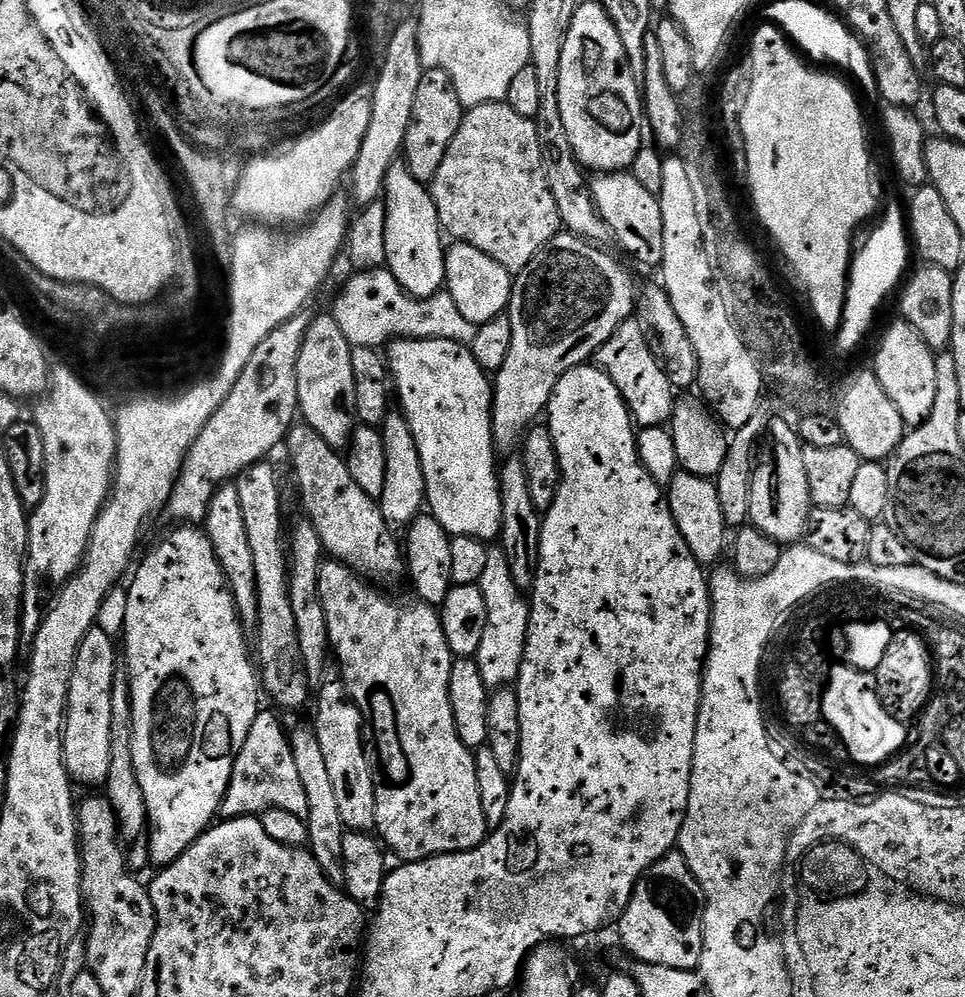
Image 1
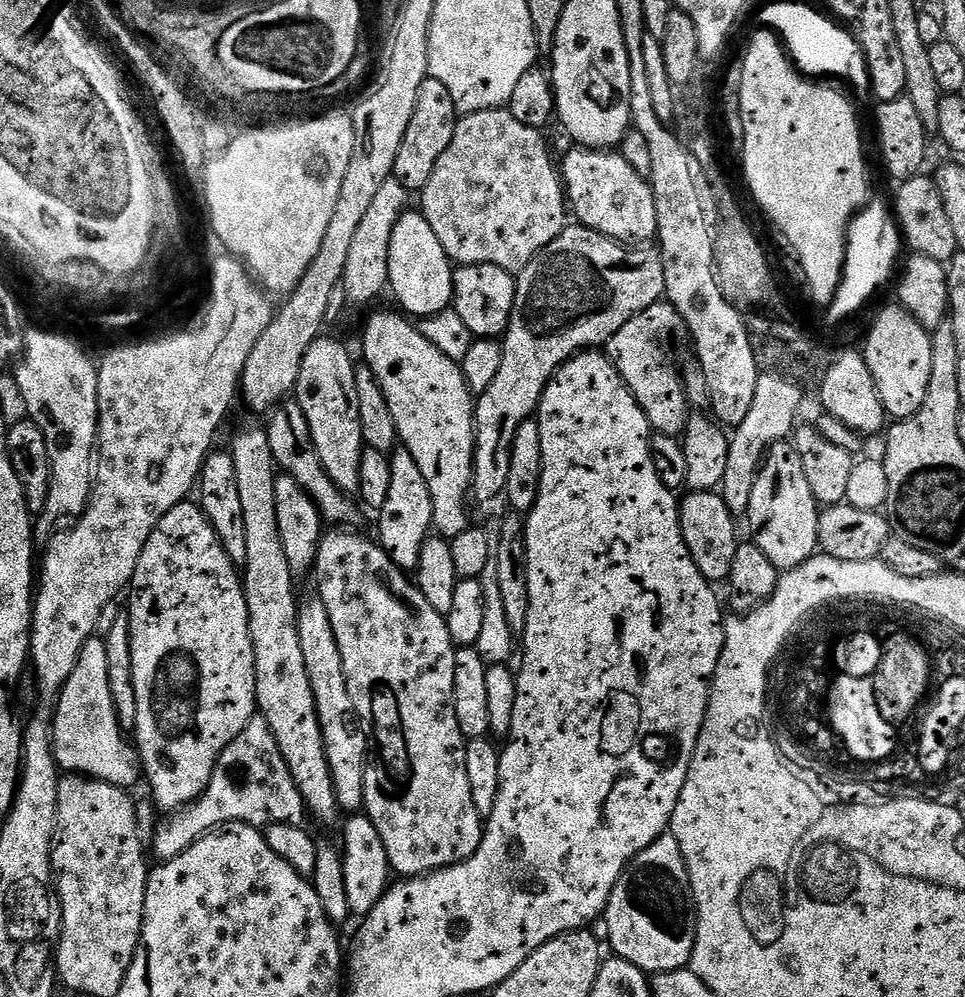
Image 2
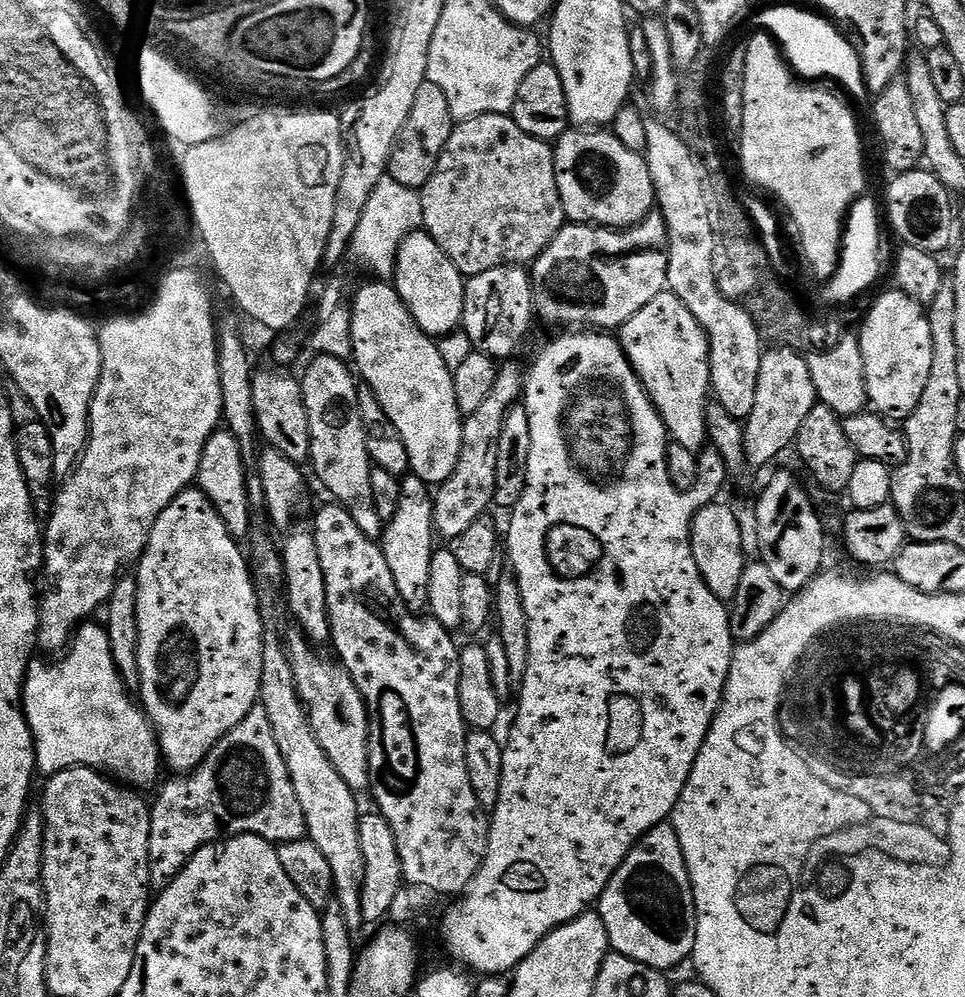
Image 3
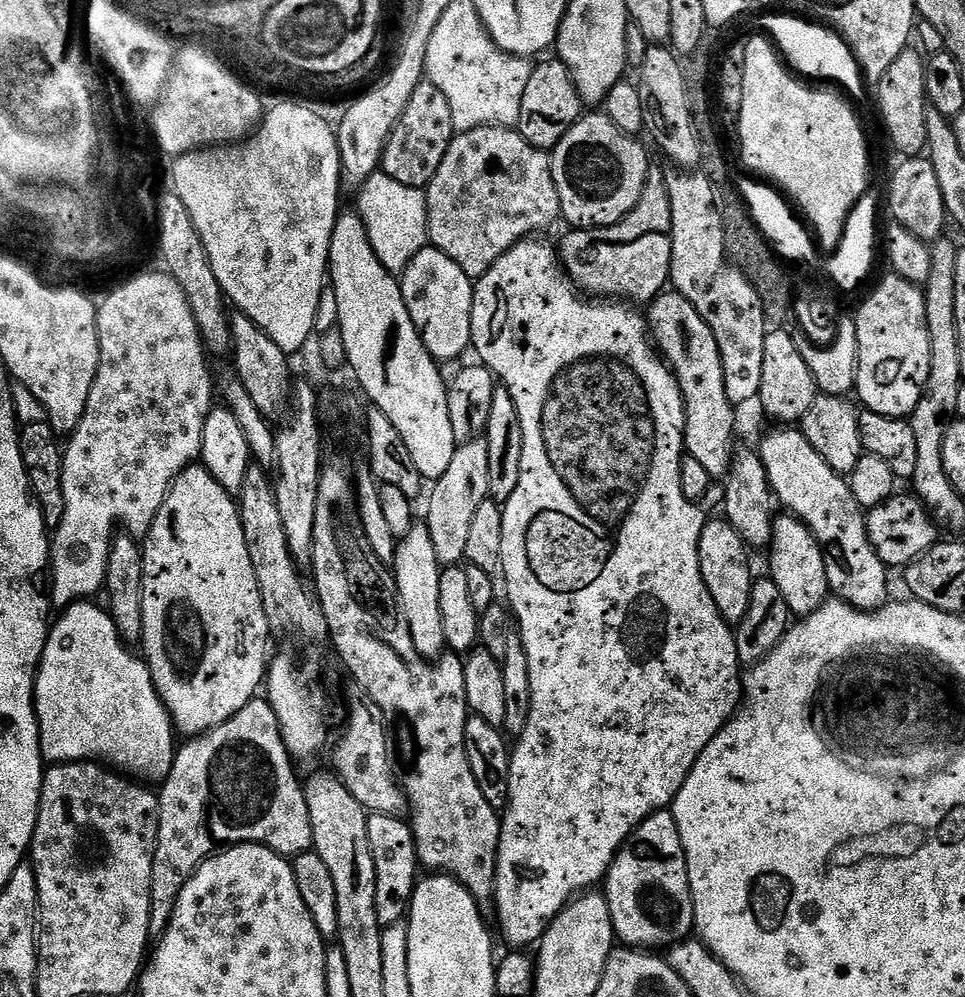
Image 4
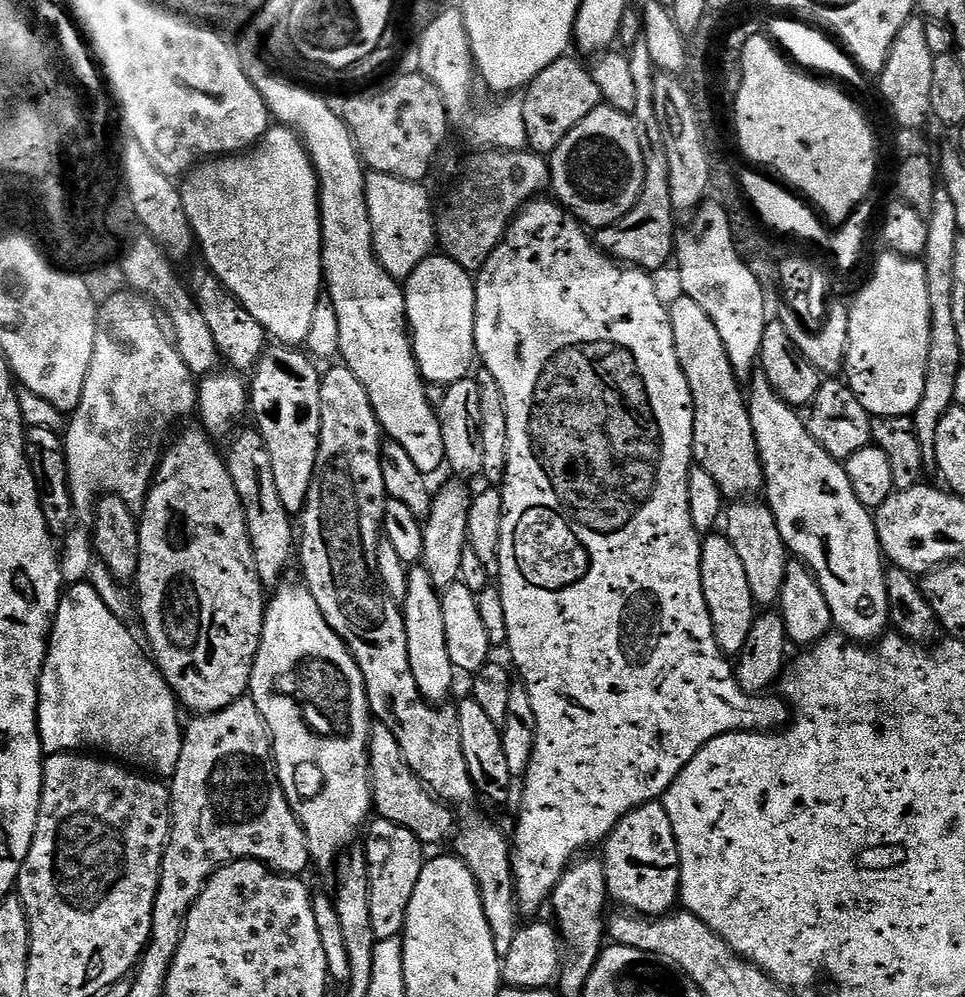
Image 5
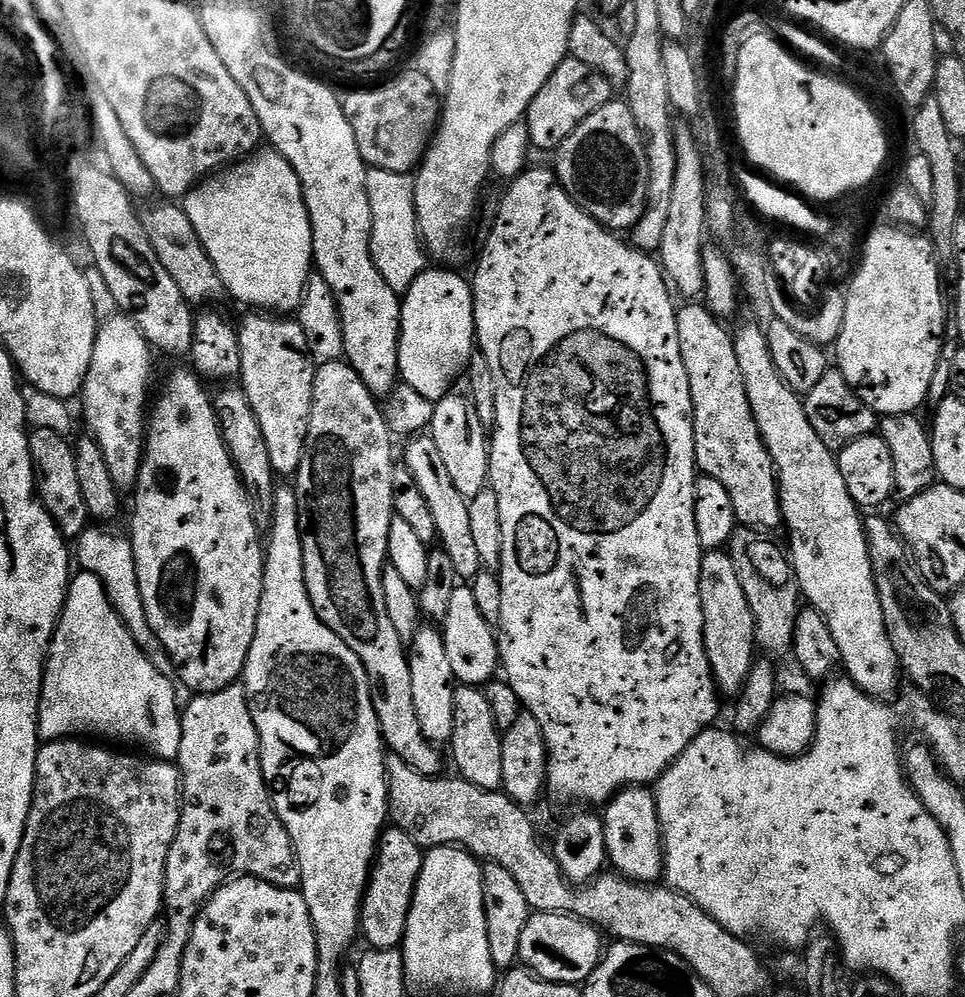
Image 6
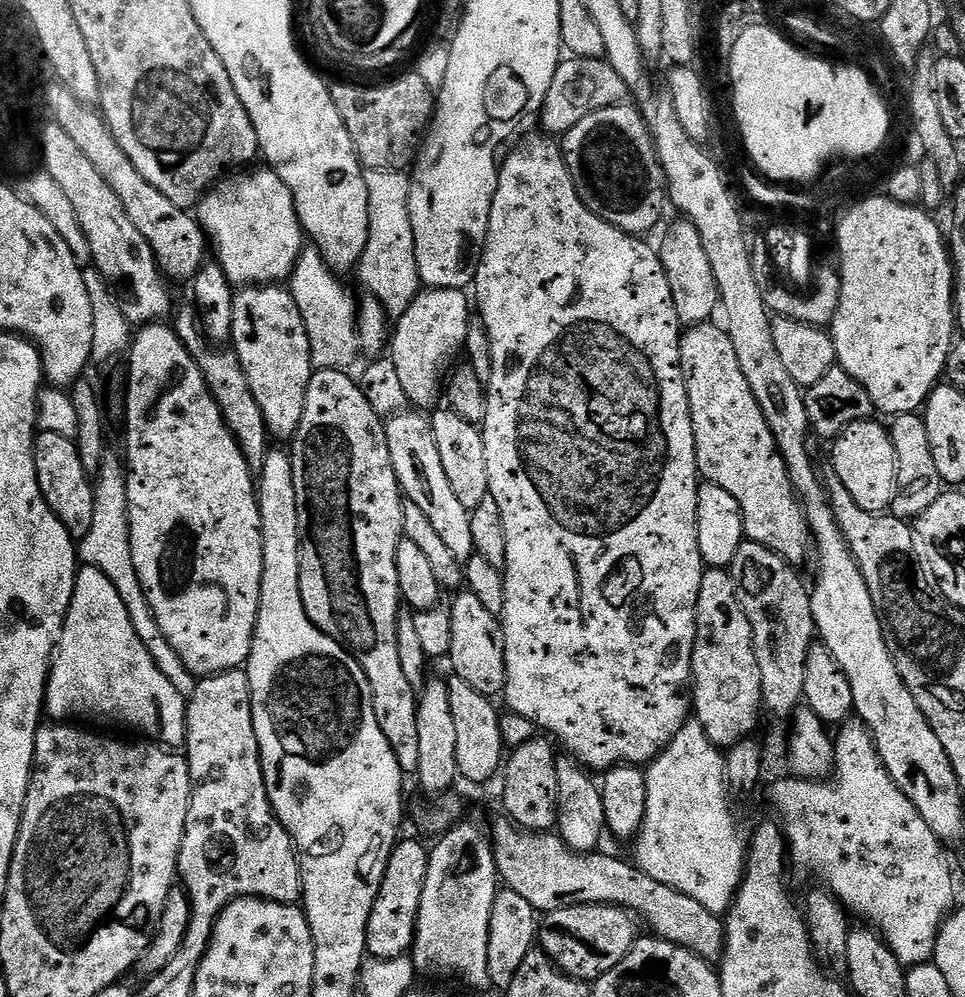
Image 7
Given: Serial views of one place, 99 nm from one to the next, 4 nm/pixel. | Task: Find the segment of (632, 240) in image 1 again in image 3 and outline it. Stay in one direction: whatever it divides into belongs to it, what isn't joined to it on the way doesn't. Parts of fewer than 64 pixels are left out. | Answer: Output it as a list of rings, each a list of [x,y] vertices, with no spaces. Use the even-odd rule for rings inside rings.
[[[569,130],[555,141],[554,170],[564,215],[571,223],[627,230],[656,208],[656,191],[641,153],[622,146],[610,130]]]

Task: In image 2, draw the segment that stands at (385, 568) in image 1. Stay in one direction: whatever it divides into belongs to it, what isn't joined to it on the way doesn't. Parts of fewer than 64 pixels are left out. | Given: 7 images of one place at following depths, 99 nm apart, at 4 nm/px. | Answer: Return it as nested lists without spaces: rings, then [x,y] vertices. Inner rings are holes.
[[[295,402],[277,404],[267,417],[266,427],[270,438],[270,450],[274,450],[277,469],[283,475],[294,478],[298,482],[298,486],[302,486],[302,490],[306,490],[306,494],[310,494],[310,498],[318,506],[321,516],[329,525],[356,526],[360,520],[361,509],[349,493],[343,492],[332,481],[330,474],[322,466],[322,458],[318,458],[310,434],[310,422],[306,422],[306,414],[302,414],[302,406]]]

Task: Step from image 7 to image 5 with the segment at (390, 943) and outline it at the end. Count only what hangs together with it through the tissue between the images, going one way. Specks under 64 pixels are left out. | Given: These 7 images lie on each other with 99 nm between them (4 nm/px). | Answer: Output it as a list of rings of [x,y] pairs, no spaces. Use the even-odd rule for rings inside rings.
[[[381,818],[373,819],[367,825],[363,840],[362,847],[370,874],[370,926],[374,926],[377,940],[400,936],[407,920],[410,898],[426,861],[425,845],[405,826]]]

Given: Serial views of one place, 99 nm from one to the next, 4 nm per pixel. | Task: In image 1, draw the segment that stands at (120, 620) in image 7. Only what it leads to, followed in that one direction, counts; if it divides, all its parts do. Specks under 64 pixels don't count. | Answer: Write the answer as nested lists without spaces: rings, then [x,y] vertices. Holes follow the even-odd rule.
[[[94,627],[88,631],[86,638],[82,638],[82,646],[78,646],[78,662],[74,662],[74,678],[70,682],[68,719],[64,721],[64,764],[68,767],[69,777],[77,785],[103,785],[110,774],[110,690],[118,663],[118,644],[102,628]]]

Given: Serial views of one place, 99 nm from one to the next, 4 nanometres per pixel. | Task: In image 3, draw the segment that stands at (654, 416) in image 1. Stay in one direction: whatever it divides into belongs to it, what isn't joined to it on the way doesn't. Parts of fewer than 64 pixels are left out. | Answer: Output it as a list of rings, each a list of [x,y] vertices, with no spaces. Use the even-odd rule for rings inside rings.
[[[665,290],[658,298],[646,302],[630,322],[620,327],[618,339],[662,418],[669,441],[699,453],[709,443],[706,410],[710,403],[712,375],[708,335],[698,318],[690,314],[682,298]]]

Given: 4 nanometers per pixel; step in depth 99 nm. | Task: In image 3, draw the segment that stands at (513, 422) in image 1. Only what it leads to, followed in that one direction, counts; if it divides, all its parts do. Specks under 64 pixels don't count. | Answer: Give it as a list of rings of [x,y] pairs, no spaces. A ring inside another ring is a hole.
[[[653,210],[649,216],[627,230],[617,230],[615,228],[601,228],[590,224],[565,223],[564,229],[546,246],[546,250],[534,261],[530,268],[532,277],[532,307],[535,315],[540,315],[548,324],[561,324],[564,330],[619,330],[623,324],[630,322],[646,302],[658,298],[658,294],[665,292],[668,286],[668,227],[666,222],[660,217],[659,211]],[[516,364],[503,365],[494,382],[494,390],[482,401],[482,407],[474,414],[463,417],[462,450],[458,454],[458,466],[444,484],[435,489],[432,505],[436,536],[445,536],[448,542],[458,538],[480,516],[485,515],[494,498],[494,478],[498,478],[498,438],[502,438],[502,422],[506,414],[521,399],[525,373]]]

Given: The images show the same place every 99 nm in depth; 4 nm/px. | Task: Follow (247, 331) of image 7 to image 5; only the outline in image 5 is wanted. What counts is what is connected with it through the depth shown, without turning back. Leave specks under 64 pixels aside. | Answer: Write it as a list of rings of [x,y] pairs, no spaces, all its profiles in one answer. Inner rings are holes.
[[[272,346],[256,363],[250,376],[250,416],[256,419],[254,427],[262,434],[270,450],[274,483],[282,498],[282,506],[293,514],[304,511],[306,494],[310,494],[310,478],[314,478],[314,462],[318,462],[322,426],[322,372],[315,366],[313,357],[299,347]]]

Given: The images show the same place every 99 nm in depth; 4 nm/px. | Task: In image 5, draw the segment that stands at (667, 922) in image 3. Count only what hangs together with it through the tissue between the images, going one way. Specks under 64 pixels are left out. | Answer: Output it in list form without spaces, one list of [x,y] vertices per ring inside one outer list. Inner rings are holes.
[[[663,803],[643,804],[623,816],[604,841],[602,851],[608,895],[615,903],[616,900],[620,903],[621,909],[638,916],[659,918],[669,915],[677,907],[680,899],[680,855],[674,826],[670,826],[670,814],[666,814]]]

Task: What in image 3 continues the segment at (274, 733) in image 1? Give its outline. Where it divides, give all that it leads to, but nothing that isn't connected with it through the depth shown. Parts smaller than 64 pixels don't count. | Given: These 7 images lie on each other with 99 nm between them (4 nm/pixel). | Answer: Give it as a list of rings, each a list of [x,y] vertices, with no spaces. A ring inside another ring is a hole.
[[[259,706],[252,708],[250,714],[246,714],[246,718],[242,722],[238,722],[238,726],[234,726],[234,730],[230,730],[216,743],[214,750],[210,750],[210,754],[206,754],[206,758],[196,769],[187,774],[177,775],[172,779],[176,780],[170,781],[164,789],[161,787],[155,793],[155,795],[157,794],[156,801],[153,799],[150,804],[152,817],[150,818],[150,842],[148,845],[150,846],[150,878],[152,879],[153,889],[165,888],[184,869],[186,862],[190,862],[190,858],[194,858],[194,854],[198,854],[198,850],[202,850],[208,844],[217,843],[225,833],[228,836],[261,836],[264,840],[281,844],[302,840],[308,835],[306,818],[302,814],[302,805],[298,802],[298,794],[294,794],[294,782],[290,782],[290,770],[282,758],[282,750],[278,750],[278,742],[274,742],[274,730],[270,727],[270,718],[266,718],[264,708]]]

